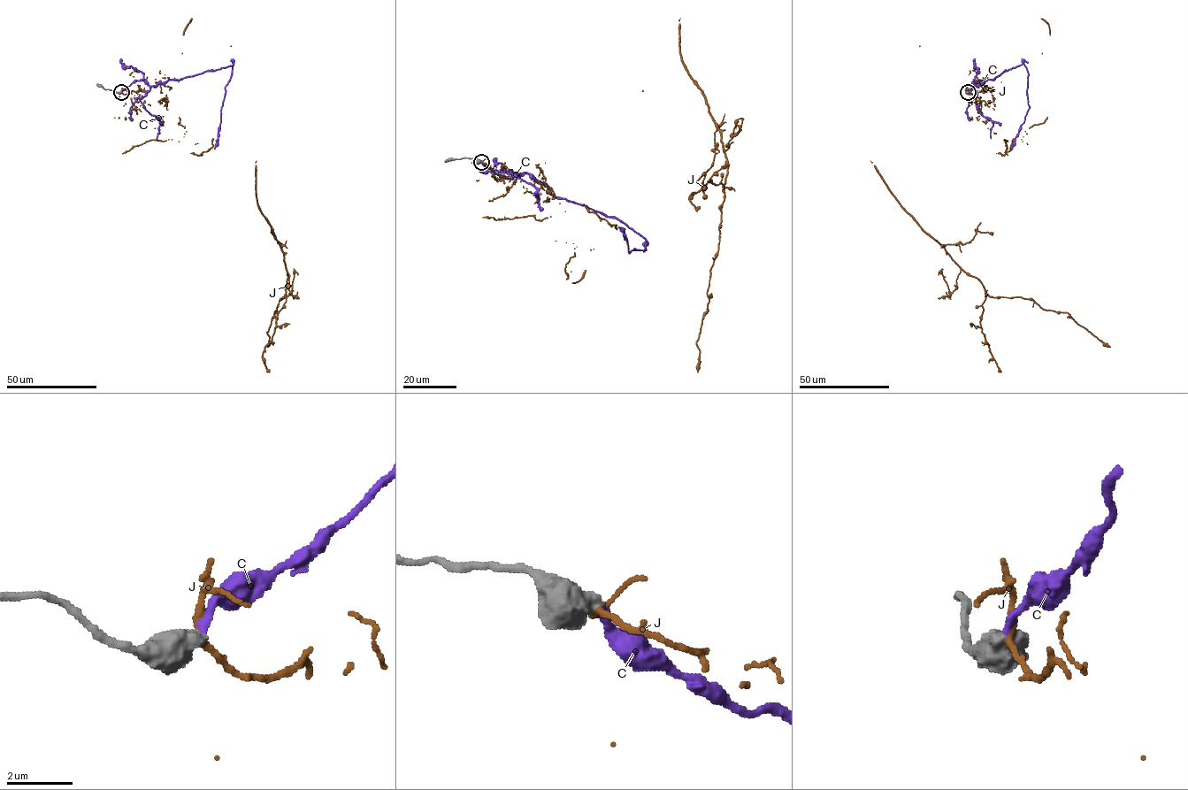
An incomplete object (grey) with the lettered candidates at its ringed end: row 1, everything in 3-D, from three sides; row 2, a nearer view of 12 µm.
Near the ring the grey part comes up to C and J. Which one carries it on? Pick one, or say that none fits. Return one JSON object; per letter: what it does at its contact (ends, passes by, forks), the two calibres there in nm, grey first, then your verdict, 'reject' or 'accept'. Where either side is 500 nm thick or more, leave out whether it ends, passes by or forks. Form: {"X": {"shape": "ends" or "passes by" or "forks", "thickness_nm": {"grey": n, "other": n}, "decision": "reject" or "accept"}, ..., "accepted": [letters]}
{"C": {"thickness_nm": {"grey": 650, "other": 240}, "decision": "accept"}, "J": {"thickness_nm": {"grey": 650, "other": 180}, "decision": "reject"}, "accepted": ["C"]}

